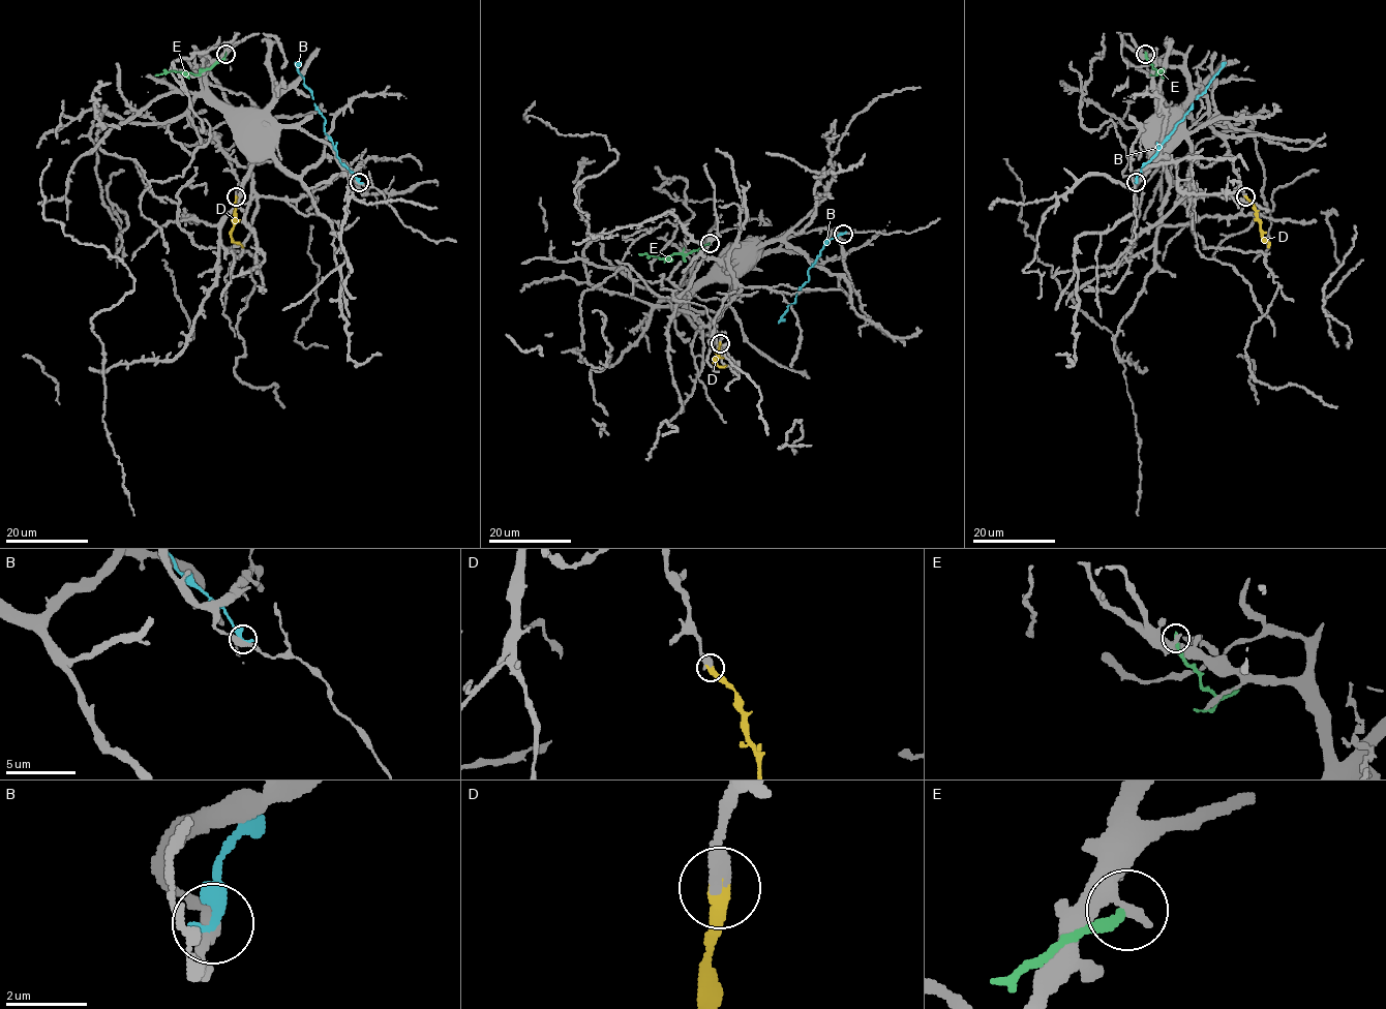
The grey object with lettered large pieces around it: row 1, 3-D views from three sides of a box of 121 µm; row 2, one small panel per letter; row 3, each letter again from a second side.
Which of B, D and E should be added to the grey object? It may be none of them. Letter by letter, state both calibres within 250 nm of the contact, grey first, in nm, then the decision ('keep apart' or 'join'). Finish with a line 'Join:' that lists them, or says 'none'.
B: 380/400 nm | keep apart
D: 440/440 nm | join
E: 360/240 nm | keep apart
Join: D

